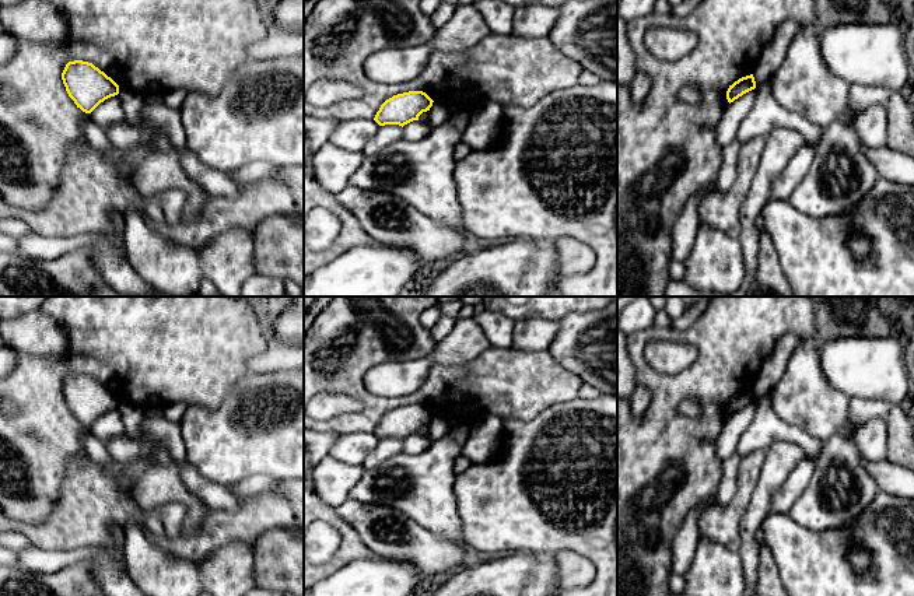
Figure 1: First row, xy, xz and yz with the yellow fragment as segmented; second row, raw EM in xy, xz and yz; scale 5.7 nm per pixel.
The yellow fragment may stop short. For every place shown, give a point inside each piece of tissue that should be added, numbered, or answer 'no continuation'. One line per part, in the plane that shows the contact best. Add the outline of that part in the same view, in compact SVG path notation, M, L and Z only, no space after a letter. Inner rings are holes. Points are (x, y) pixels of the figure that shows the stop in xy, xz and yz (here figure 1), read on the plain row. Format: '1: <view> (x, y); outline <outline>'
no continuation

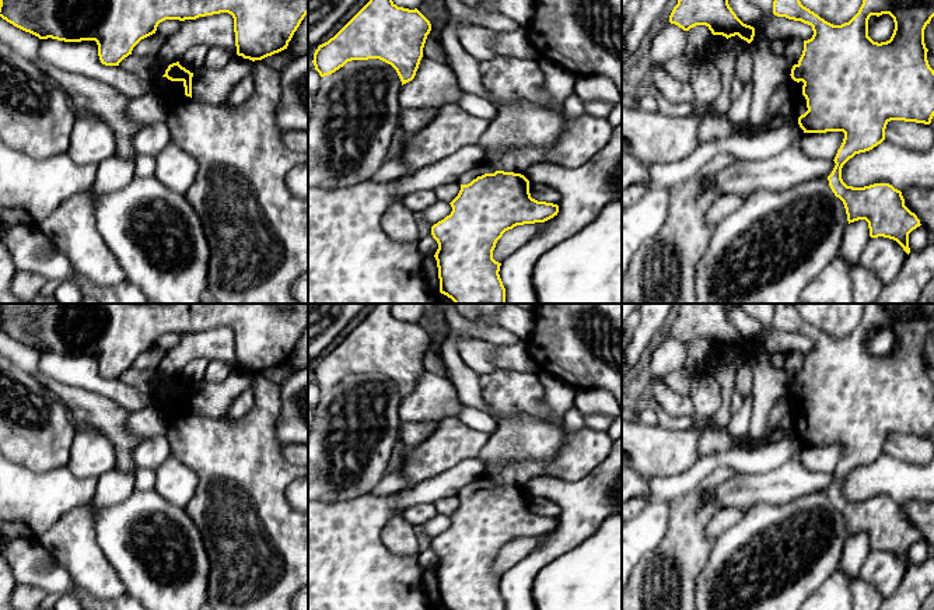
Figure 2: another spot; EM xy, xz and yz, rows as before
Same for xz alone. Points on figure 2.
1: xz (482, 481); outline M480 476L479 478L476 478L475 481L466 484L465 487L462 487L458 492L459 498L468 498L471 497L473 492L476 492L478 490L482 490L485 487L494 487L496 481L487 476Z

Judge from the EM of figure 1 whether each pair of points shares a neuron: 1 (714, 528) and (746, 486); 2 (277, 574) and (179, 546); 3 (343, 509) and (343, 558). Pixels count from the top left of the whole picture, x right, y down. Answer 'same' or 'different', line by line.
1: same
2: different
3: different

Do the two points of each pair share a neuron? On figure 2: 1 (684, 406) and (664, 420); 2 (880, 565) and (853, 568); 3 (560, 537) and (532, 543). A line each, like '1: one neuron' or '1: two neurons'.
1: two neurons
2: two neurons
3: two neurons

